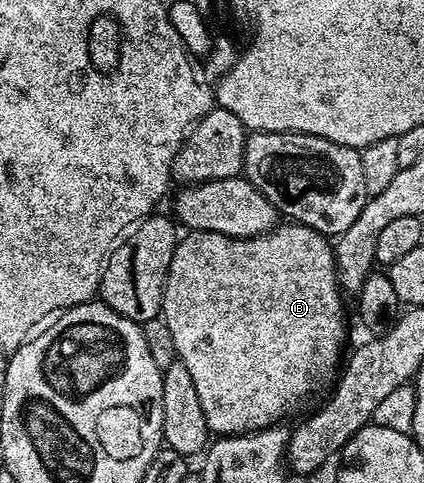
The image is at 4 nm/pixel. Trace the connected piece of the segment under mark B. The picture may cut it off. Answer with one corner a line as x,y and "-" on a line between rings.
282,222
259,236
236,238
215,232
190,232
179,239
168,266
166,285
162,295
162,319
168,322
168,331
172,333
172,342
176,342
178,360
188,366
188,375
196,386
200,398
200,407
204,410
207,429
219,437
238,436
242,432
255,432
261,428
270,428
282,424
285,416
290,416
321,384
335,379
343,359
342,347
346,344
346,316
342,313
344,293
338,282
338,267
334,261
334,249
331,241
316,230
297,222

